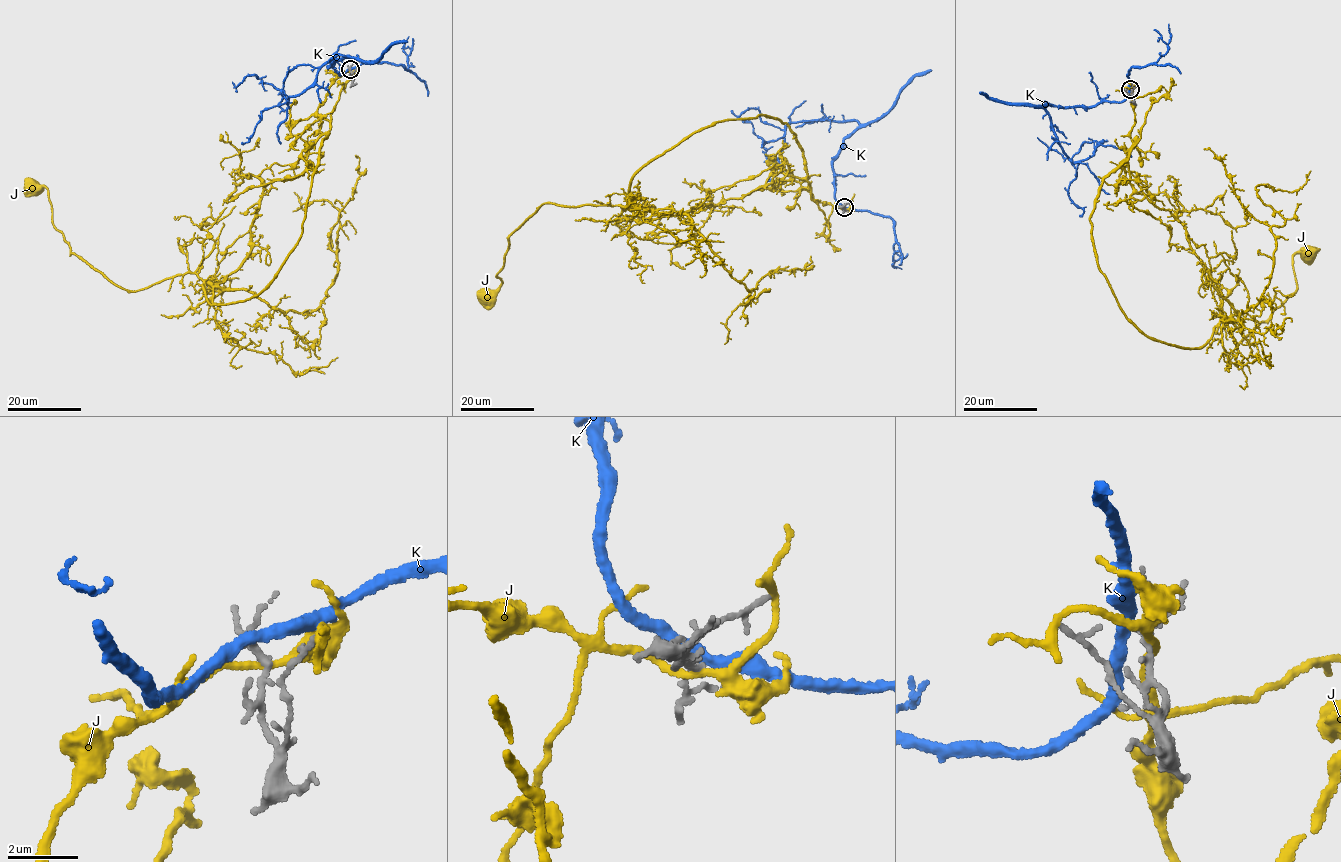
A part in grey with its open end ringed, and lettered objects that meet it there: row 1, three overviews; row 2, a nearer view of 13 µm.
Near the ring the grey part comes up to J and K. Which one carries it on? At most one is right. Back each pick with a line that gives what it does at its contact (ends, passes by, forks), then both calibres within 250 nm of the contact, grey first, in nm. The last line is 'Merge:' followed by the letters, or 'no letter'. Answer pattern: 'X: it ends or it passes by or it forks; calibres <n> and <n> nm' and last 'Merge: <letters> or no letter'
Merge: no letter

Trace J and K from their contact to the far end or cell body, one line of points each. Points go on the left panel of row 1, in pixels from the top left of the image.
J: (351, 71), (318, 108), (330, 130), (299, 176), (269, 182), (250, 249), (220, 282), (113, 284), (30, 186)
K: (349, 69), (339, 75), (328, 65), (346, 56), (333, 56), (288, 104), (252, 75), (232, 82)

